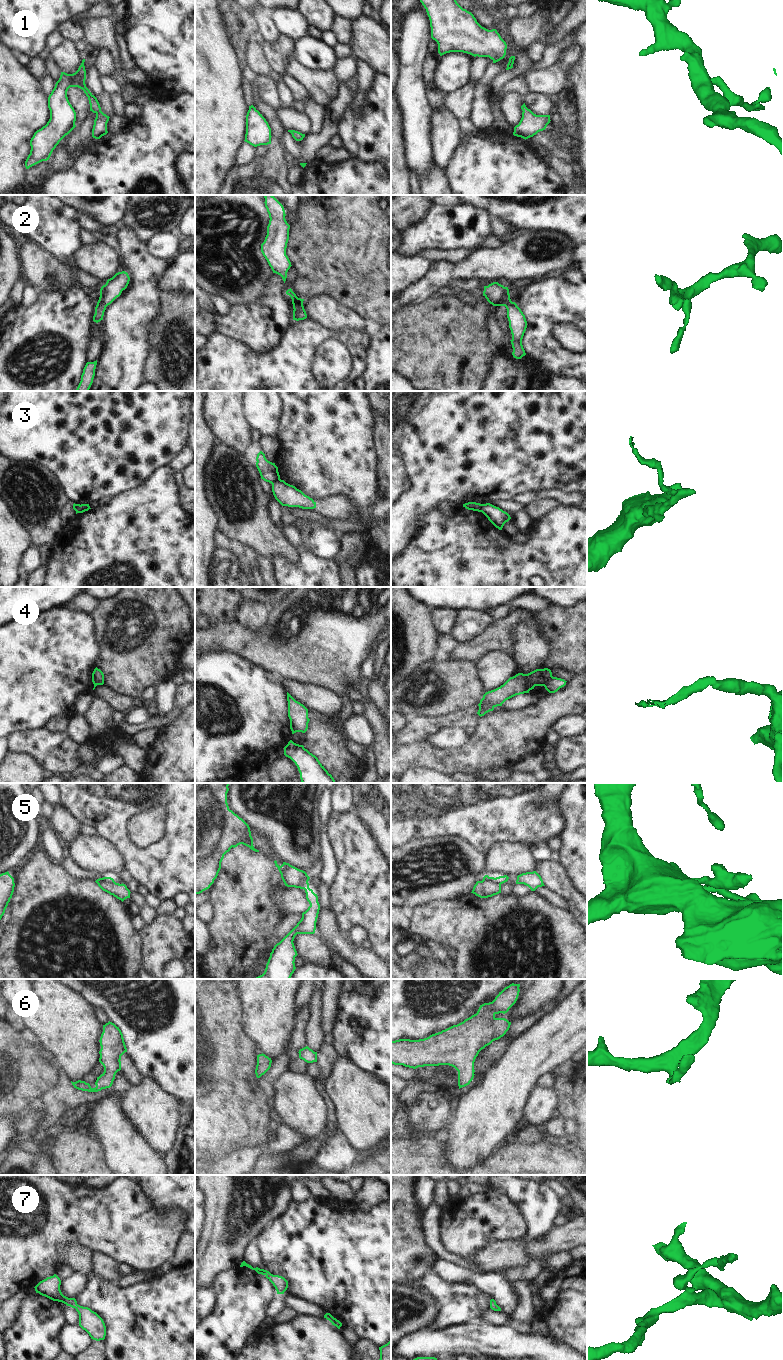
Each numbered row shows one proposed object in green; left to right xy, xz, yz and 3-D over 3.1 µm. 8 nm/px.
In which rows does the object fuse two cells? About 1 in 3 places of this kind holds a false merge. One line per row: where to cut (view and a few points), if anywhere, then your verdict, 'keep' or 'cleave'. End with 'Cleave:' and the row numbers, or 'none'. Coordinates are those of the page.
1: no cut | keep
2: no cut | keep
3: xz (280, 479), (272, 484) | cleave
4: yz (552, 676), (544, 686) | cleave
5: yz (495, 878), (500, 884) | cleave
6: no cut | keep
7: no cut | keep
Cleave: 3, 4, 5

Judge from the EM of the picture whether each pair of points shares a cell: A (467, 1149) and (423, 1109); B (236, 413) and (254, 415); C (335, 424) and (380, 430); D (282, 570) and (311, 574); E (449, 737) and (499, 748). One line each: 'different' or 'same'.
A: different
B: different
C: different
D: same
E: different

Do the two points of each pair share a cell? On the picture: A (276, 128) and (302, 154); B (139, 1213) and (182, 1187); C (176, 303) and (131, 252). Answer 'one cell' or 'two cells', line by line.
A: two cells
B: two cells
C: two cells

